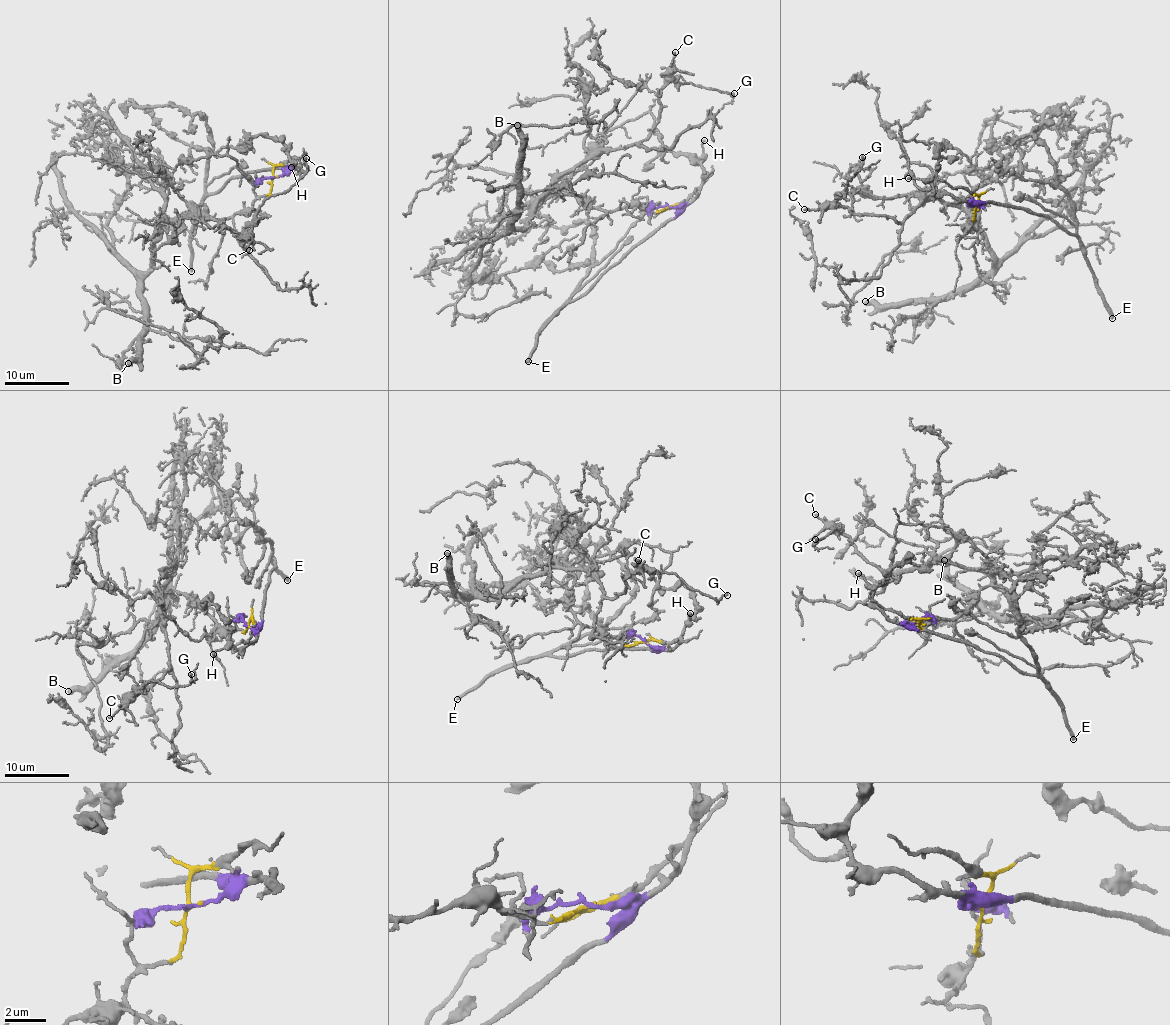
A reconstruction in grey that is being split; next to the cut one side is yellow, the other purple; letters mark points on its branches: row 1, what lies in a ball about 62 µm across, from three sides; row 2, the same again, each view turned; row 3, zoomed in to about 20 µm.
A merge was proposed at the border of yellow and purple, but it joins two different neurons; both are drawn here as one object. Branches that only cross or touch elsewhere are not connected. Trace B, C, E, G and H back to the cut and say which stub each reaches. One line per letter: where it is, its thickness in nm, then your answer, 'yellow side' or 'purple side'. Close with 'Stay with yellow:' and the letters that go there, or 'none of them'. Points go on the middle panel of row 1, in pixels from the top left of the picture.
B: (517, 125) | 500 nm | yellow side
C: (675, 52) | 140 nm | yellow side
E: (528, 361) | 300 nm | purple side
G: (734, 93) | 160 nm | yellow side
H: (704, 140) | 140 nm | purple side
Stay with yellow: B, C, G

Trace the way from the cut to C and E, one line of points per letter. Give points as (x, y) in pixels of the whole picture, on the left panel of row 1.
C: (274, 177), (249, 209), (221, 219), (179, 214), (162, 225), (198, 214), (211, 229), (245, 235), (249, 251)
E: (274, 177), (282, 172), (283, 167), (247, 171), (203, 200), (190, 241), (190, 271)

